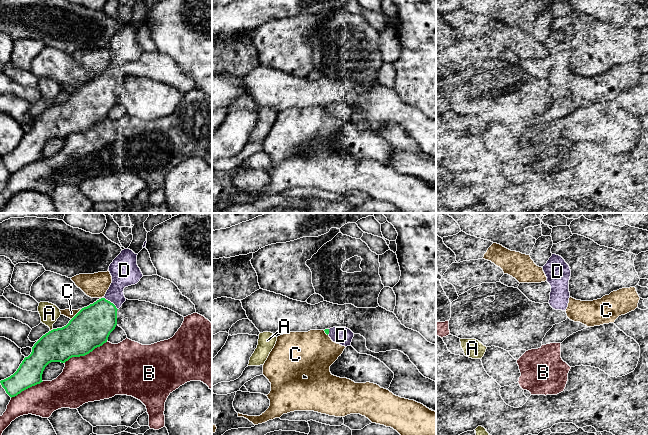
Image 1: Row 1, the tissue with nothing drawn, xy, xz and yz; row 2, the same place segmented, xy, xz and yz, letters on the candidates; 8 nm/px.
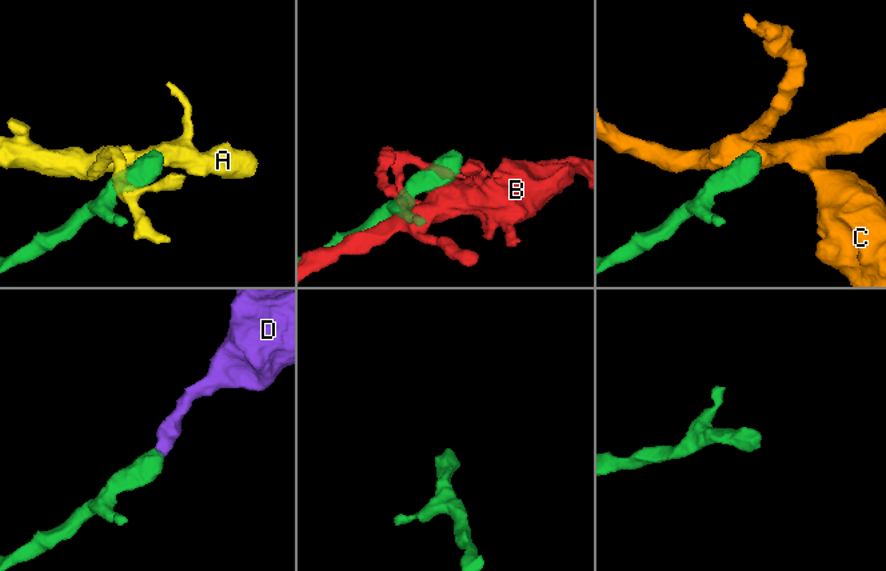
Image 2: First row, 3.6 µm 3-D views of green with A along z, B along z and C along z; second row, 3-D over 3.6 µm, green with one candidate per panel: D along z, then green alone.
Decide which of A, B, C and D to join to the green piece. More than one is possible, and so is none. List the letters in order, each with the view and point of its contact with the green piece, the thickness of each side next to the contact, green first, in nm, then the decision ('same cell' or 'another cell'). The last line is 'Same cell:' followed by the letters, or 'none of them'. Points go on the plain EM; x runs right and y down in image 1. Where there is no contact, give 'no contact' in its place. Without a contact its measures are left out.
A: xy (51, 106) | 300/160 nm | another cell
B: xy (85, 130) | 320/420 nm | another cell
C: xy (76, 90) | 320/70 nm | another cell
D: xy (110, 78) | 320/190 nm | same cell
Same cell: D

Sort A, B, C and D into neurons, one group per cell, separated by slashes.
A / B / C / D

